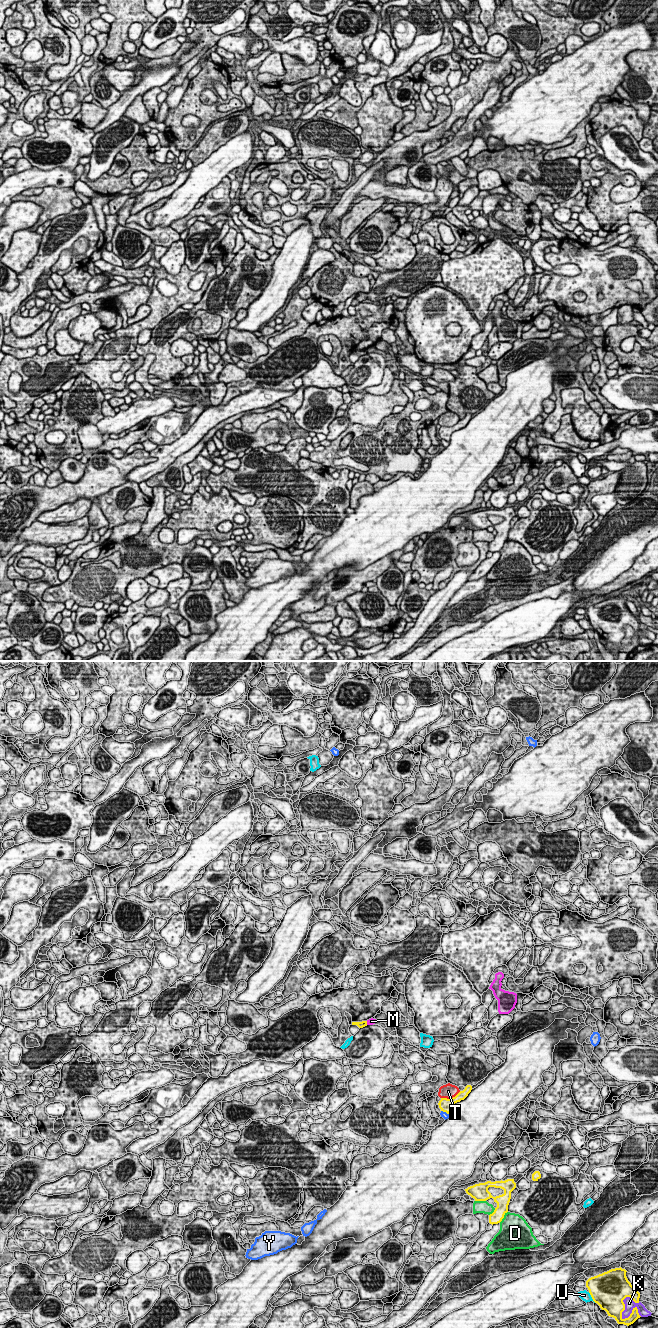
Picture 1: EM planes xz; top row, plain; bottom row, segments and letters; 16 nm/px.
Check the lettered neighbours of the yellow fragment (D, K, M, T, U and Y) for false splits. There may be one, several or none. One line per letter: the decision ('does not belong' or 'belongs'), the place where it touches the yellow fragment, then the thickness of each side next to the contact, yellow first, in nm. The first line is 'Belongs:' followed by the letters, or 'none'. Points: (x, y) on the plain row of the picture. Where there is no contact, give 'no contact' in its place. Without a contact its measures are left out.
Belongs: none
D: does not belong; contact xz (503, 545); calibres 200 and 440 nm
K: does not belong; contact xz (625, 646); calibres 300 and 160 nm
M: does not belong; contact xz (366, 351); calibres 100 and 100 nm
T: does not belong; contact xz (450, 426); calibres 200 and 240 nm
U: does not belong; contact xz (591, 624); calibres 500 and 160 nm
Y: does not belong; contact xz (445, 439); calibres 200 and 100 nm

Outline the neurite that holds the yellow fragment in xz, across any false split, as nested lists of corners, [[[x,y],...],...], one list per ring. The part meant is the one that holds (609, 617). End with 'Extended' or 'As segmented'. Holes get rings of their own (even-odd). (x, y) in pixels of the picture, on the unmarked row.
[[[620,596],[611,597],[607,600],[591,605],[586,609],[586,615],[595,631],[597,631],[602,638],[605,638],[608,644],[613,645],[618,652],[631,653],[641,644],[638,641],[637,635],[633,636],[632,641],[628,646],[622,646],[622,640],[625,638],[623,628],[630,625],[635,631],[639,631],[640,621],[635,615],[631,613],[626,605],[626,598]]]. As segmented

